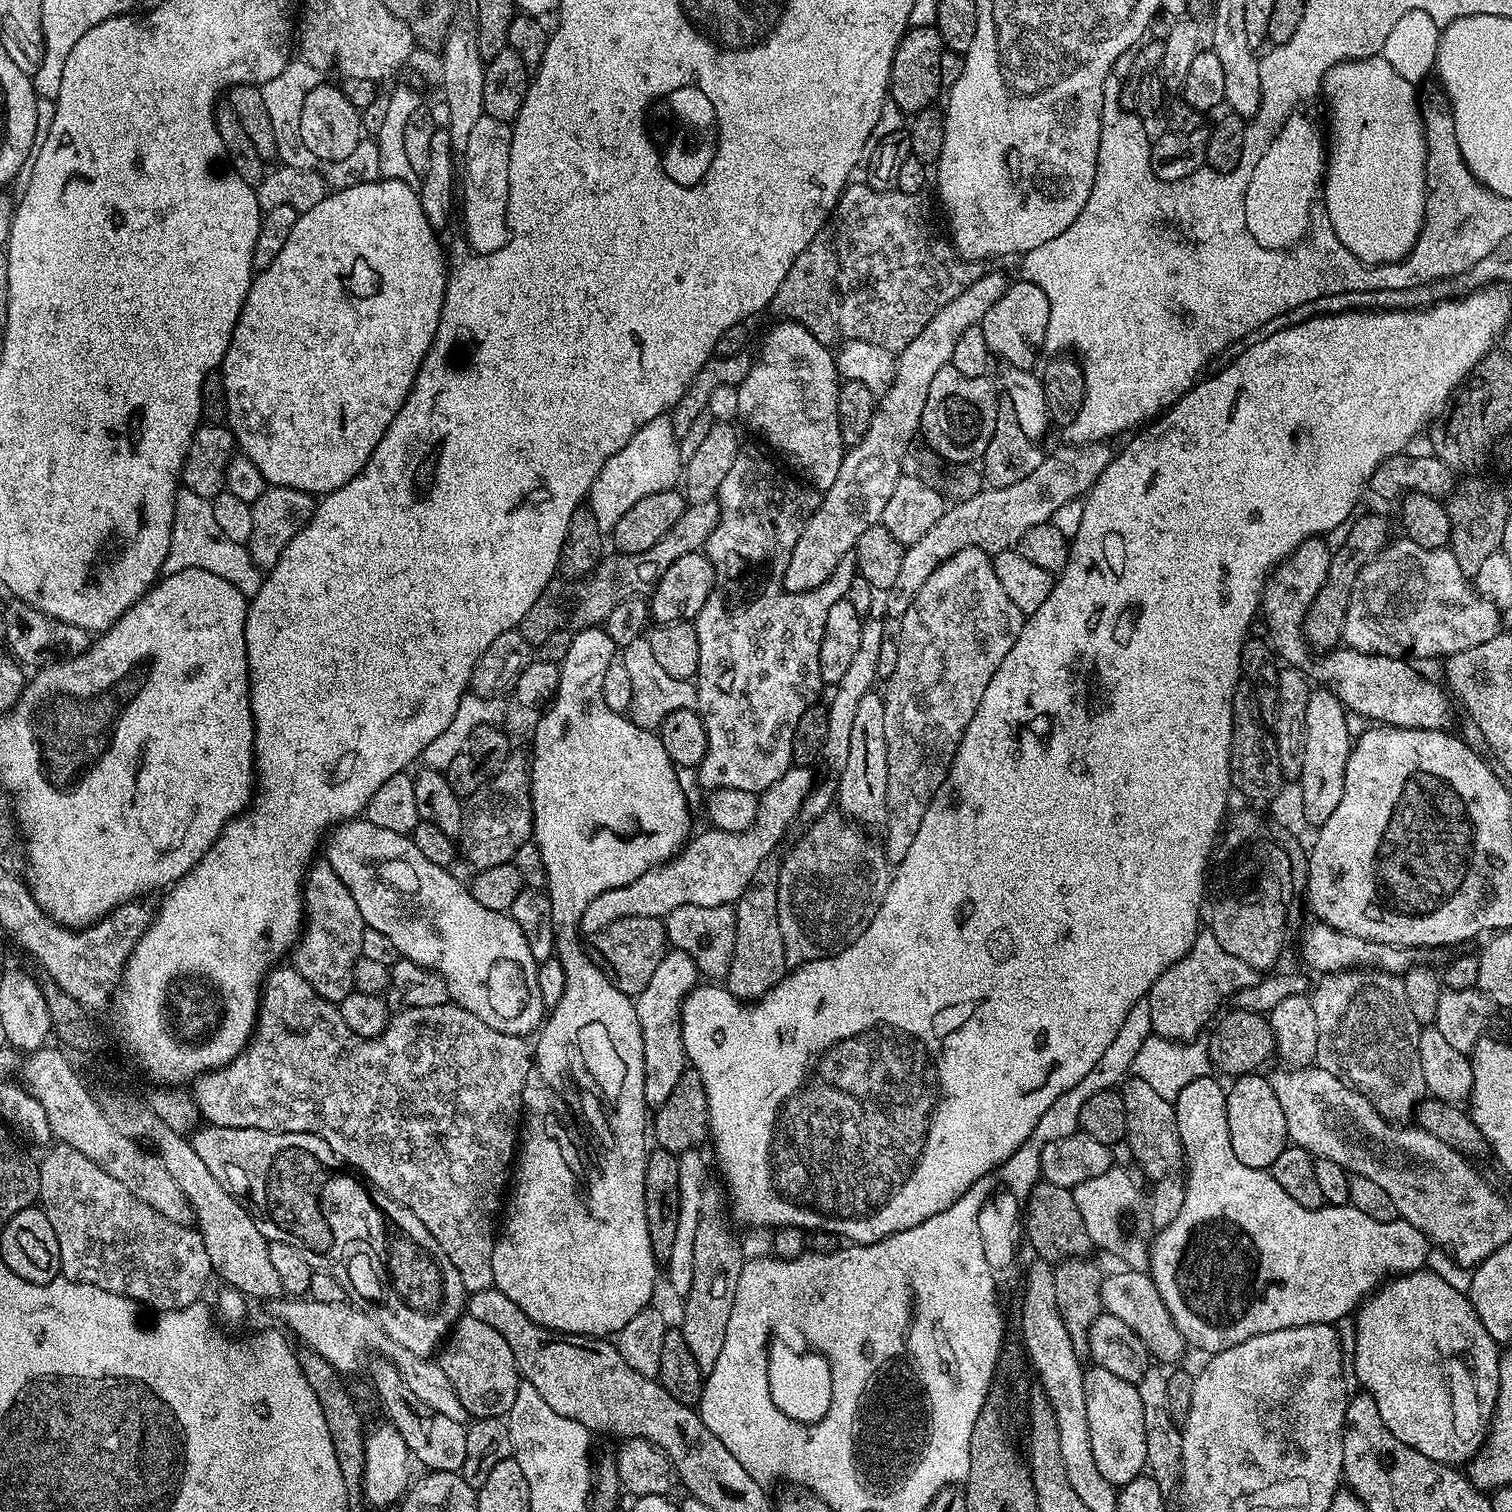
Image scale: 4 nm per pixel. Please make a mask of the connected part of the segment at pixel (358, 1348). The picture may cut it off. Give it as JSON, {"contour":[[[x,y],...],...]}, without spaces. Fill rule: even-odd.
{"contour":[[[311,1298],[267,1300],[264,1308],[272,1319],[284,1322],[298,1332],[298,1336],[302,1340],[300,1342],[305,1347],[321,1354],[322,1358],[326,1358],[341,1375],[347,1376],[347,1374],[358,1371],[372,1355],[379,1354],[392,1358],[393,1363],[406,1379],[406,1384],[410,1386],[410,1390],[421,1398],[422,1402],[426,1402],[436,1413],[443,1414],[454,1421],[465,1423],[469,1419],[468,1412],[459,1401],[450,1380],[446,1378],[439,1363],[427,1360],[425,1357],[411,1355],[406,1349],[398,1348],[382,1330],[375,1317],[367,1311],[347,1303],[322,1303]]]}

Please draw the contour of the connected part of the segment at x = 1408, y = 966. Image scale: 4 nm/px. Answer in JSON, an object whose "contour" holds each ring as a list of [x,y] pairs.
{"contour":[[[1312,922],[1300,940],[1300,956],[1316,974],[1379,970],[1392,976],[1403,977],[1404,973],[1416,967],[1422,952],[1419,948],[1401,948],[1398,944],[1379,944],[1373,940],[1339,932],[1338,929],[1331,928],[1323,922]]]}

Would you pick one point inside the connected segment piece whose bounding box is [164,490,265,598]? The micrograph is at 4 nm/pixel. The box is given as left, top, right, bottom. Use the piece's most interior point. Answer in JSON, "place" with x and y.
{"place":[197,542]}

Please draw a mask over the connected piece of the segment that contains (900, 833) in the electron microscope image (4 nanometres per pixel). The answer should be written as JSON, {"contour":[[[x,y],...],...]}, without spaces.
{"contour":[[[966,548],[938,566],[938,570],[922,582],[914,602],[910,602],[904,615],[899,617],[898,666],[882,688],[888,755],[886,852],[889,857],[899,857],[910,842],[914,842],[914,834],[918,834],[918,826],[922,826],[922,818],[934,794],[948,776],[962,734],[966,734],[966,726],[970,726],[970,718],[974,718],[974,710],[978,710],[978,702],[982,702],[982,694],[986,694],[994,670],[1002,658],[1006,658],[1014,642],[1018,642],[1025,619],[1026,613],[1018,610],[1018,606],[1010,602],[1006,590],[1002,590],[1002,582],[998,582],[998,574],[994,574],[992,556],[980,548]]]}

